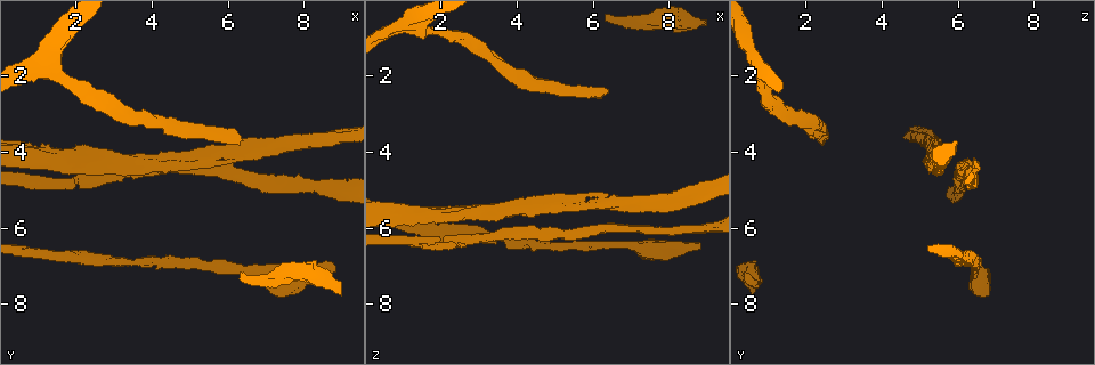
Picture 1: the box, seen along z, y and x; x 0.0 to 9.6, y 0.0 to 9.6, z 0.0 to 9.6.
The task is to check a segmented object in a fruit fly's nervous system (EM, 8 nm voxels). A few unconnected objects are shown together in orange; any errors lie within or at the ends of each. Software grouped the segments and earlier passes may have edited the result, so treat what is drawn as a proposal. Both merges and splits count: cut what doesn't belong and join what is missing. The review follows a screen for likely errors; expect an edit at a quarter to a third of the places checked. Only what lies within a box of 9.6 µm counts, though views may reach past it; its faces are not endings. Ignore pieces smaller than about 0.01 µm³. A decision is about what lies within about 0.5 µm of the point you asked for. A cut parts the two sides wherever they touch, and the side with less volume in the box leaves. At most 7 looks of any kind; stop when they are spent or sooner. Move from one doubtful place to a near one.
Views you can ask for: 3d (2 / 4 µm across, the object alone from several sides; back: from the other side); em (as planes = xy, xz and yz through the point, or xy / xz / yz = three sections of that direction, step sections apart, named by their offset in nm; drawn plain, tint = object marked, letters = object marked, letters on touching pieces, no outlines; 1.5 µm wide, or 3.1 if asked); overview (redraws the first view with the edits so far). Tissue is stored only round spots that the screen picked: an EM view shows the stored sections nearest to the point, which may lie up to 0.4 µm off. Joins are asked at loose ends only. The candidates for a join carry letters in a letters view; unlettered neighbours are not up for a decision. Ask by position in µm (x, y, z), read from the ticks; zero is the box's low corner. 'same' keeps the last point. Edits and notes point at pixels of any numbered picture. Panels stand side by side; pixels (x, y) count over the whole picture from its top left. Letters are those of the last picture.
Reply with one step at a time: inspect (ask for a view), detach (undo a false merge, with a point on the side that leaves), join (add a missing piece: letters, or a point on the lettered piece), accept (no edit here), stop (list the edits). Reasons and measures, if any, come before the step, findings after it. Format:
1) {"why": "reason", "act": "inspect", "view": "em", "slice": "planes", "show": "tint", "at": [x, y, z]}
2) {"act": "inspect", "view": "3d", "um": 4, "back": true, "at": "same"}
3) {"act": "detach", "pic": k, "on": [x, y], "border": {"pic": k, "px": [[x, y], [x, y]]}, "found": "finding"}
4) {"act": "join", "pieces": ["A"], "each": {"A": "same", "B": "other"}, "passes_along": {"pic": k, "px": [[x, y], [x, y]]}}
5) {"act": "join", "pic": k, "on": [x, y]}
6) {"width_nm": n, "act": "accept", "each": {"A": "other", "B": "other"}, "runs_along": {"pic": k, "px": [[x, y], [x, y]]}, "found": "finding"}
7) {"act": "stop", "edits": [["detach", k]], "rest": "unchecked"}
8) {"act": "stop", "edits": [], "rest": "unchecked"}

{"why": "an open end", "act": "inspect", "view": "3d", "um": 4, "at": [8.80, 7.10, 6.45]}

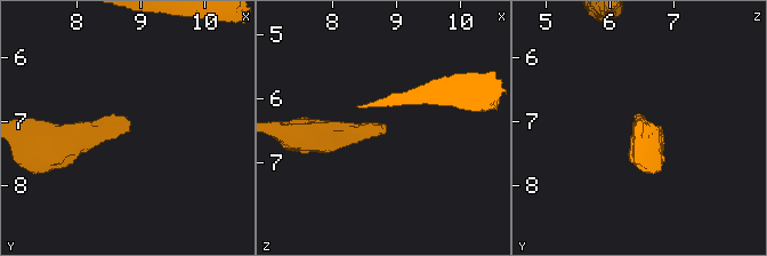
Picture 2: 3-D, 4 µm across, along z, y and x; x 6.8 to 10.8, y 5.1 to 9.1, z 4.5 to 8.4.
{"why": "need the tissue", "act": "inspect", "view": "em", "slice": "planes", "show": "letters", "at": [8.85, 7.05, 6.45]}

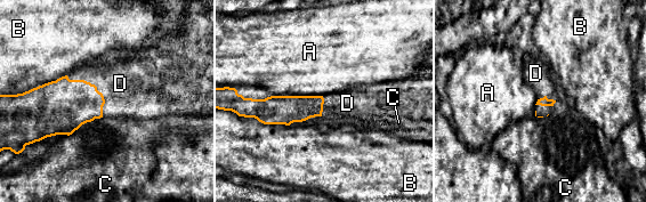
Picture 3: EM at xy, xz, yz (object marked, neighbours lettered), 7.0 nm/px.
{"longest_contact_nm": ["D", 400], "act": "join", "pieces": ["D"], "each": {"A": "other", "B": "other", "C": "other", "D": "same"}, "passes_along": {"pic": 3, "px": [[65, 104], [96, 87], [120, 83]]}, "found": "the neuron continues"}

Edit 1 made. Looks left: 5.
{"why": "an open end", "act": "inspect", "view": "em", "slice": "xy", "step": 4, "show": "letters", "at": [9.00, 7.75, 0.65]}

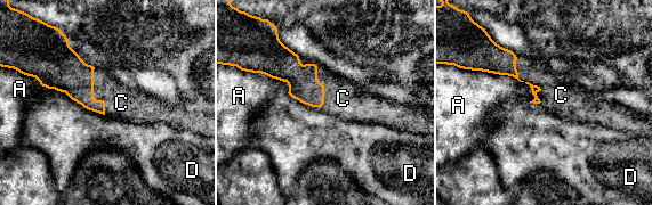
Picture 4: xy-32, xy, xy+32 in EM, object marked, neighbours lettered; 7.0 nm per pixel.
{"act": "inspect", "view": "em", "slice": "planes", "show": "letters", "at": "same"}

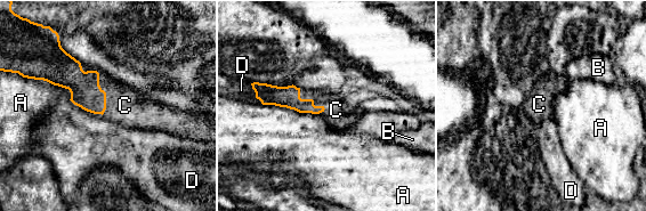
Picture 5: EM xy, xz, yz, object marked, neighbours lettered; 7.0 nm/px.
{"width_nm": 150, "act": "join", "pieces": ["C"], "each": {"A": "other", "B": "other", "C": "same", "D": "other"}, "found": "the neuron continues"}

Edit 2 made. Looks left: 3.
{"act": "inspect", "view": "em", "slice": "planes", "show": "plain", "at": [6.30, 3.75, 2.45]}

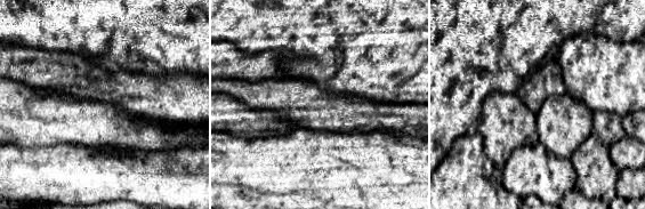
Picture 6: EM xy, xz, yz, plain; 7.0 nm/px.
{"why": "what lies round it", "act": "inspect", "view": "em", "slice": "planes", "show": "letters", "at": "same"}

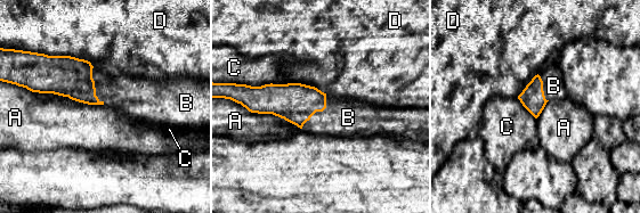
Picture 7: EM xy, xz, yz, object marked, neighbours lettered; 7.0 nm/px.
{"width_nm": 140, "act": "join", "pieces": ["B"], "each": {"A": "other", "B": "same", "C": "other", "D": "other"}, "passes_along": {"pic": 7, "px": [[69, 76], [94, 85], [126, 93]]}, "found": "the neuron continues"}

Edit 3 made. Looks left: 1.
{"act": "stop", "edits": [["join", 3], ["join", 5], ["join", 7]], "rest": "unchecked"}

